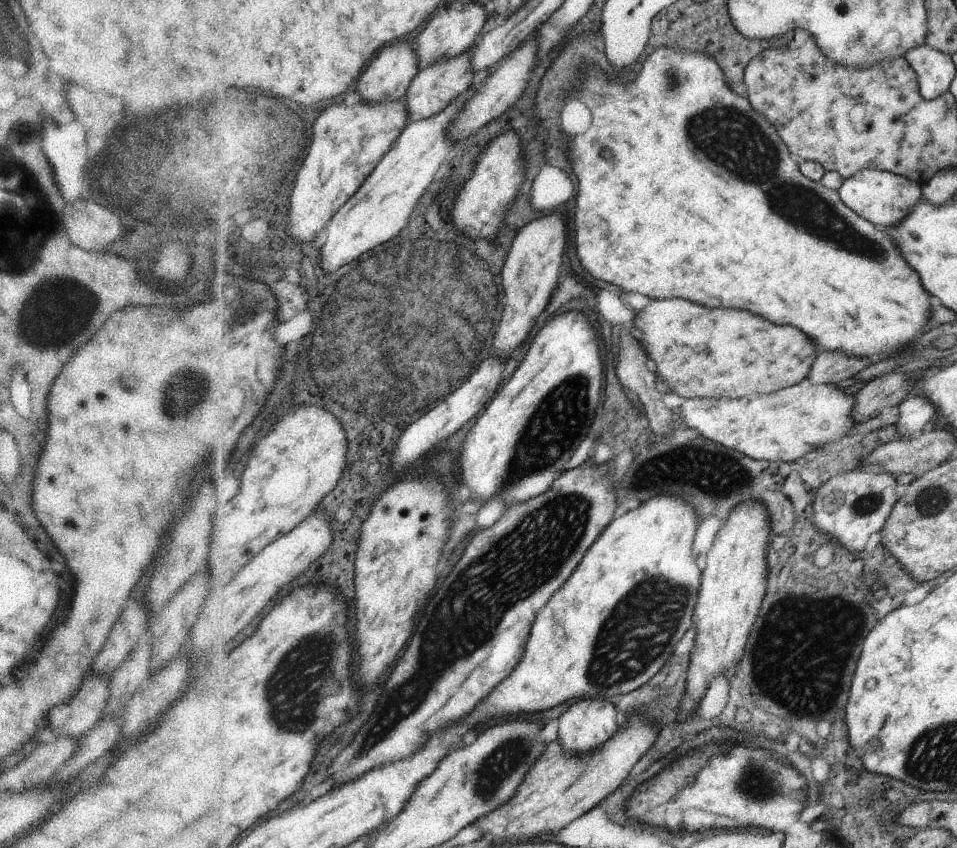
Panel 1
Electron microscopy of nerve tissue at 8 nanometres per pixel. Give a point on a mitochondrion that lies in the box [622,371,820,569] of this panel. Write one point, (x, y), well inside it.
(721, 477)

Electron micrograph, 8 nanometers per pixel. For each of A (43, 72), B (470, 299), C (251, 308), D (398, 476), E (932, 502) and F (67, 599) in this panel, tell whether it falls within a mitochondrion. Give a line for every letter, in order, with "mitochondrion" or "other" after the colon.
A: other
B: mitochondrion
C: mitochondrion
D: other
E: mitochondrion
F: other

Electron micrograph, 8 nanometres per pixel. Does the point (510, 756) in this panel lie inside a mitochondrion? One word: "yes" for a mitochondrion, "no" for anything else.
yes

